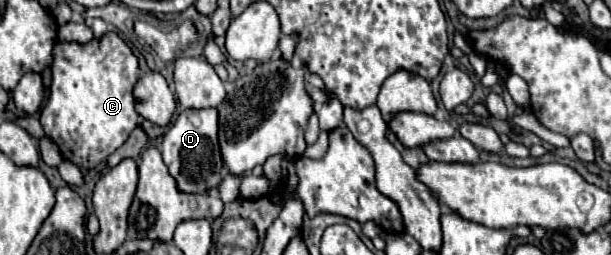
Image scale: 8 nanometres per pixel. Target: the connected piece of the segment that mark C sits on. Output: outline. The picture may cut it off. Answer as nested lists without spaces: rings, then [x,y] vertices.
[[[108,31],[102,39],[92,39],[88,43],[56,43],[52,51],[52,85],[44,107],[40,109],[40,123],[44,133],[60,147],[64,159],[72,161],[82,169],[94,169],[102,165],[138,125],[134,87],[140,81],[138,57],[120,39],[118,33]]]

